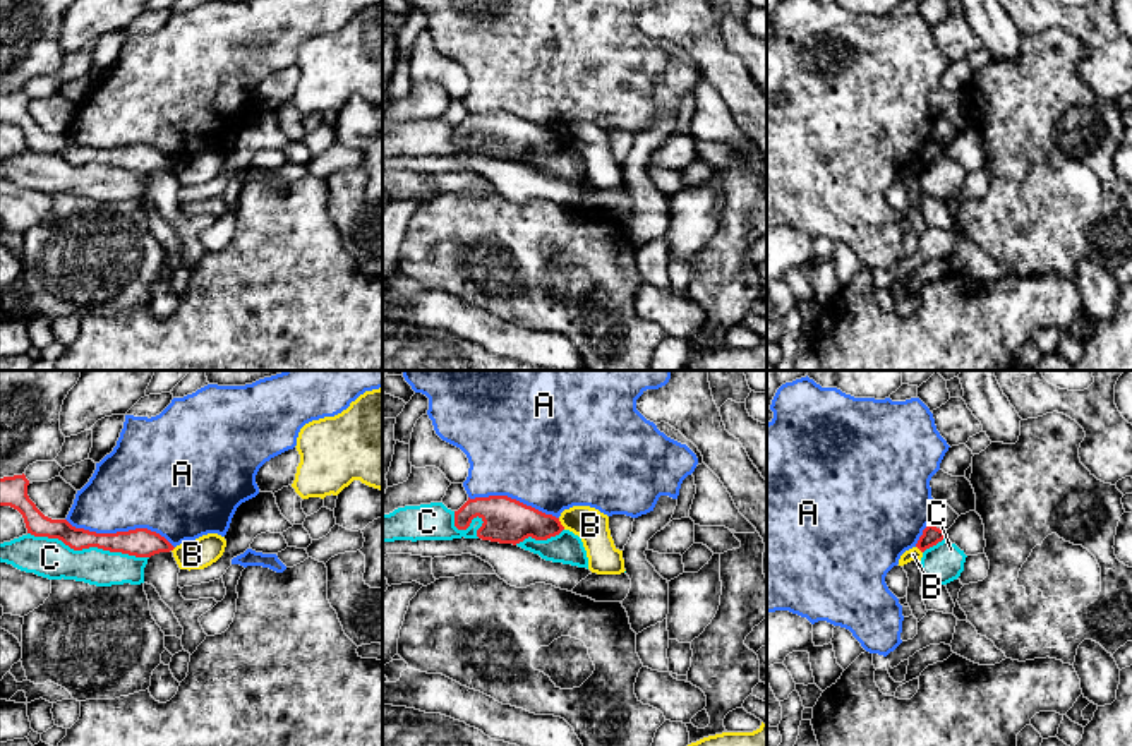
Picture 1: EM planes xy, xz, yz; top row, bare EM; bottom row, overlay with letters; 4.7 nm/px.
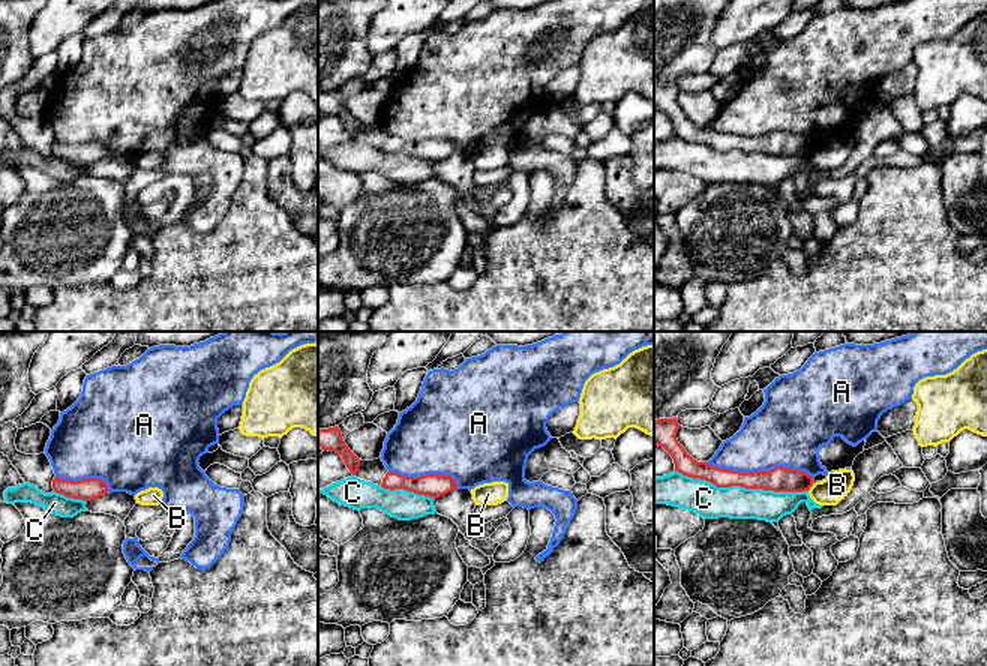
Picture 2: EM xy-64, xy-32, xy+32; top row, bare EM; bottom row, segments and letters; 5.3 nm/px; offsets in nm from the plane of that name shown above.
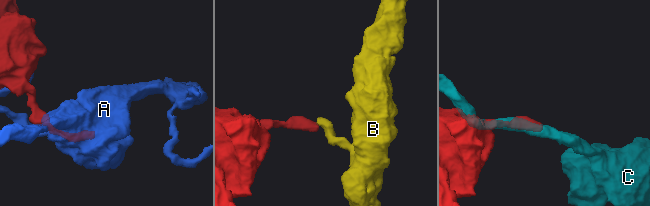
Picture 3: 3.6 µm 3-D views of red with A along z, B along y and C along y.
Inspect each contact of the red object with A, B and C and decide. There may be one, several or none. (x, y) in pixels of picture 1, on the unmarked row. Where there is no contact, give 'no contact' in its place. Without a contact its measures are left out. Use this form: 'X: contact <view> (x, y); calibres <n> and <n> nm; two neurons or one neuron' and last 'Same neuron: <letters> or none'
A: contact xy (120, 148); calibres 140 and 420 nm; two neurons
B: contact xz (559, 139); calibres 220 and 160 nm; two neurons
C: contact xy (88, 163); calibres 140 and 190 nm; two neurons
Same neuron: none

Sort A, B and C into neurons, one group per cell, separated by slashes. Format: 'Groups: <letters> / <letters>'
Groups: A / B / C

